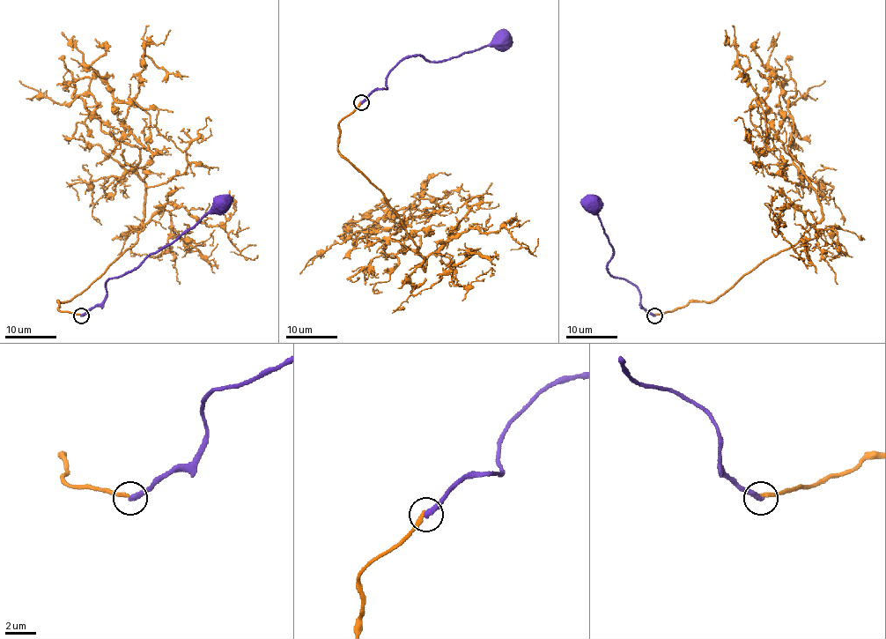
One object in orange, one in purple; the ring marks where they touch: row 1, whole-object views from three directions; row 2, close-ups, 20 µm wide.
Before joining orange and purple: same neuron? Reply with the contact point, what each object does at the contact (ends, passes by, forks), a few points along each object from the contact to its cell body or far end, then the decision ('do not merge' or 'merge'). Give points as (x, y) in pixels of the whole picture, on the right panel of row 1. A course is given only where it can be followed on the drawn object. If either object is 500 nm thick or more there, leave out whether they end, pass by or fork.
at (654, 315); orange ends there; purple ends there; orange runs (654, 315), (715, 300), (822, 217), (810, 182), (758, 112), (739, 55), (750, 67), (742, 77); purple runs (654, 315), (641, 306), (639, 289), (609, 272), (607, 262), (613, 255), (613, 248), (604, 233), (595, 204); merge

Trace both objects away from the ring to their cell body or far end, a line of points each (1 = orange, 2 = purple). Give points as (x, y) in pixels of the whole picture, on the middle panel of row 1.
1: (361, 103), (340, 121), (338, 151), (383, 194), (425, 270), (390, 236), (424, 188), (439, 199), (468, 190)
2: (361, 103), (375, 90), (387, 87), (389, 73), (406, 57), (423, 55), (431, 62), (445, 62), (502, 43)

